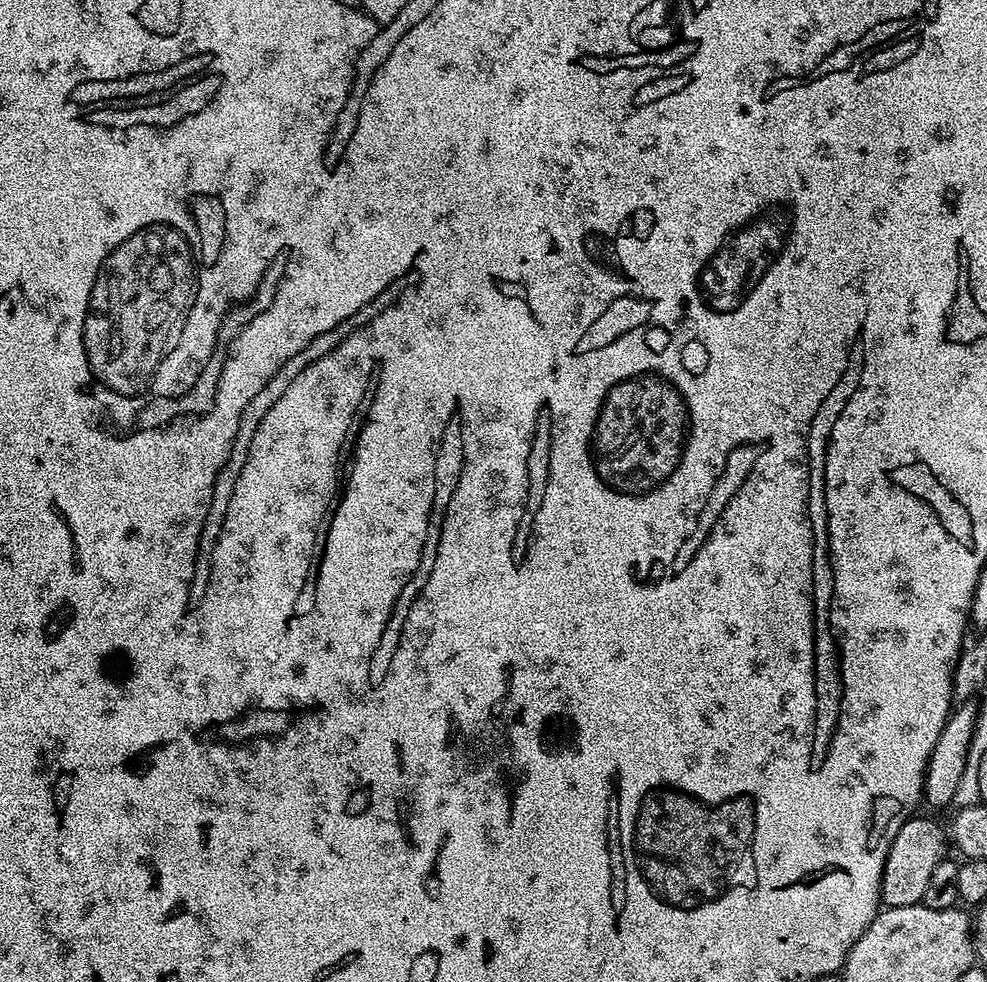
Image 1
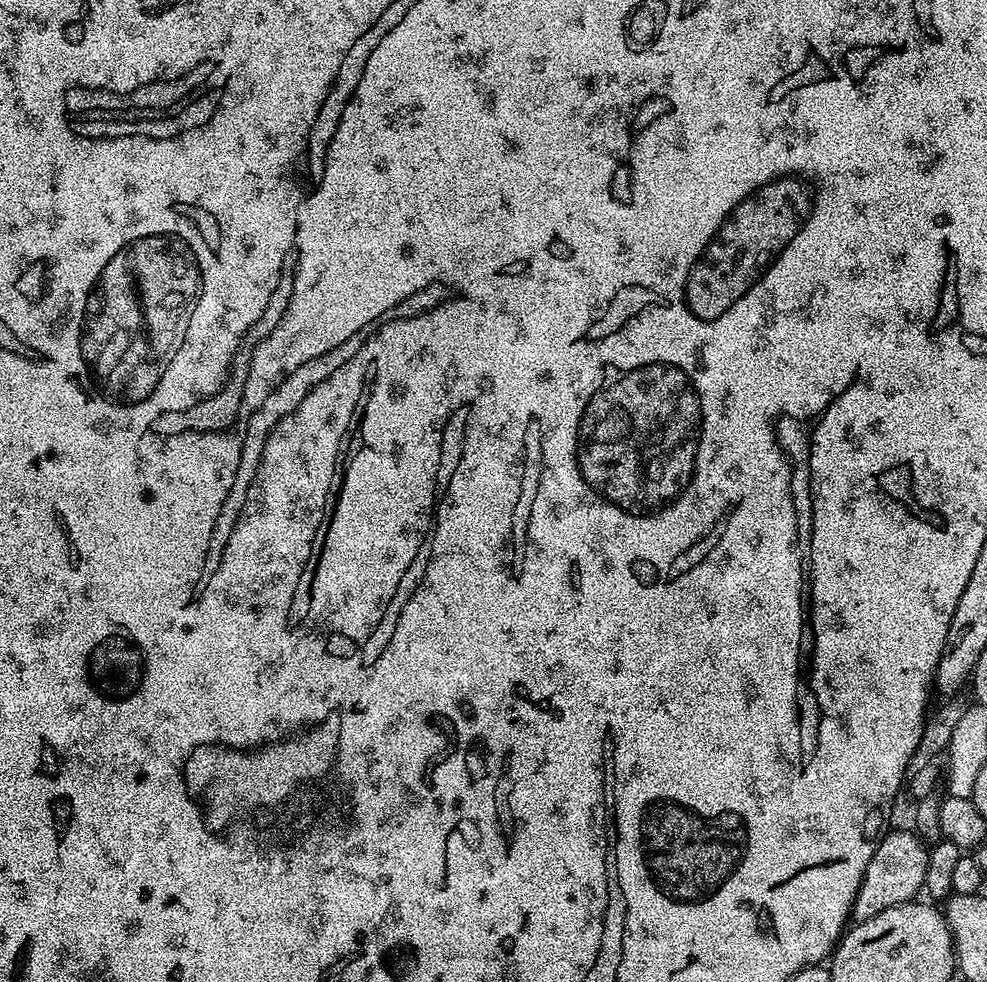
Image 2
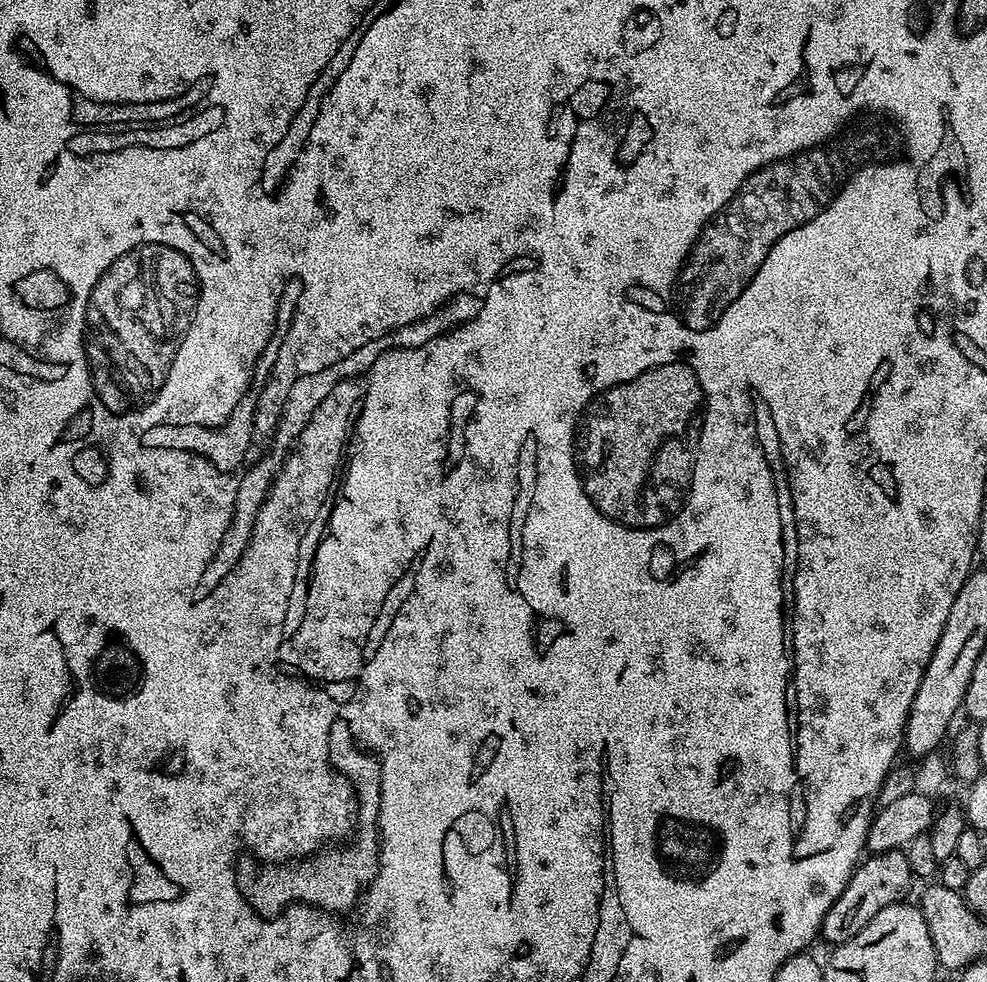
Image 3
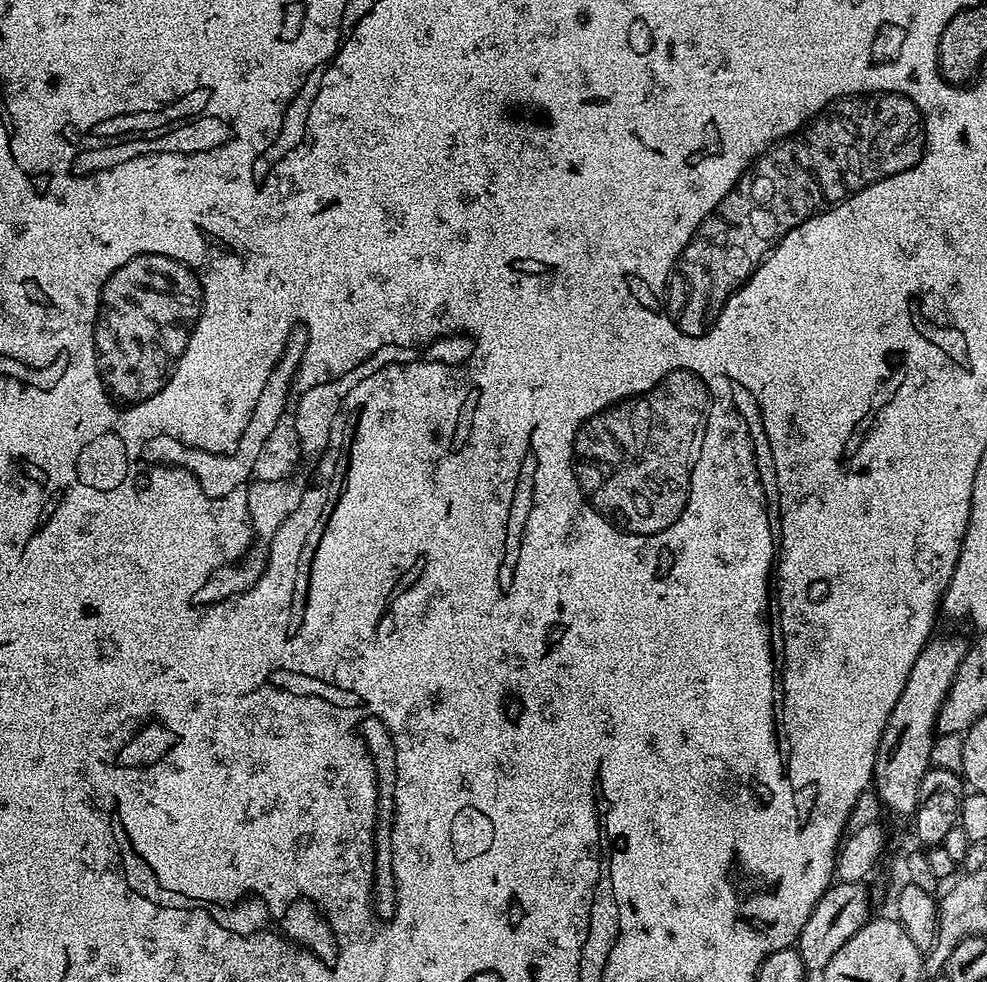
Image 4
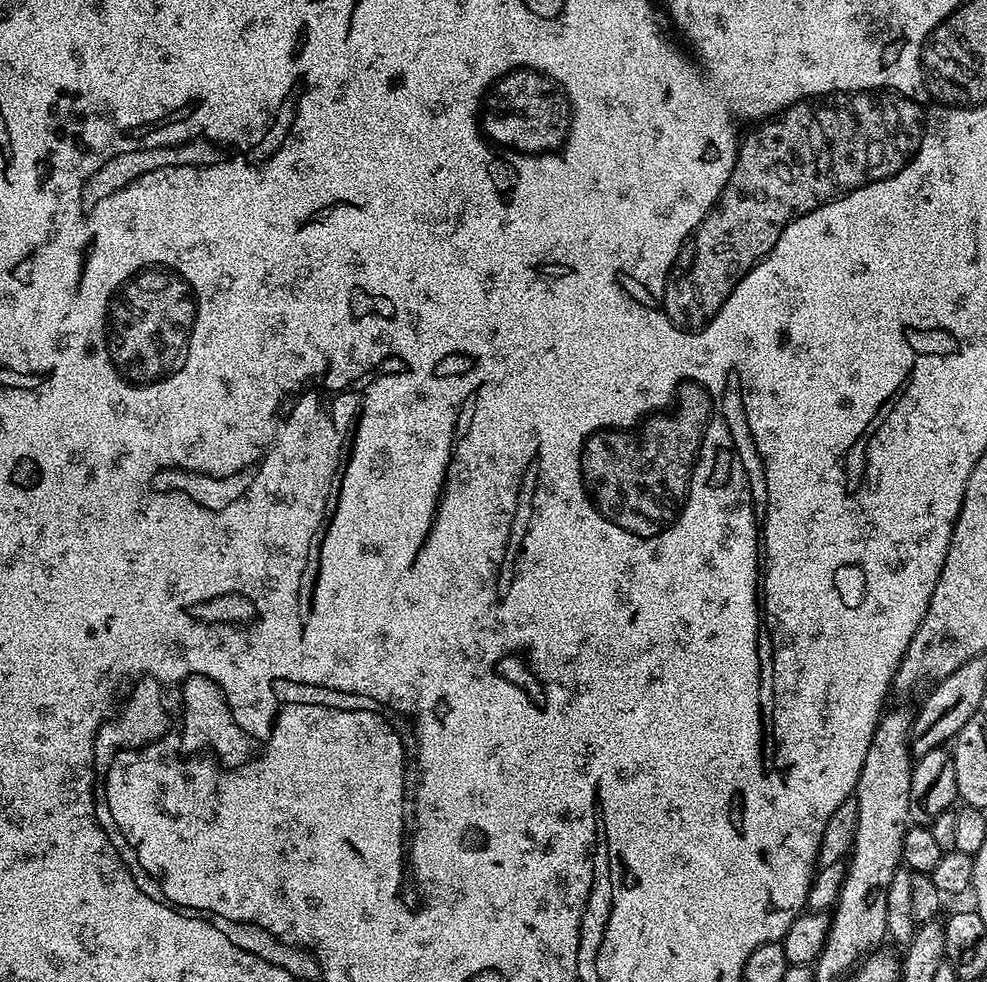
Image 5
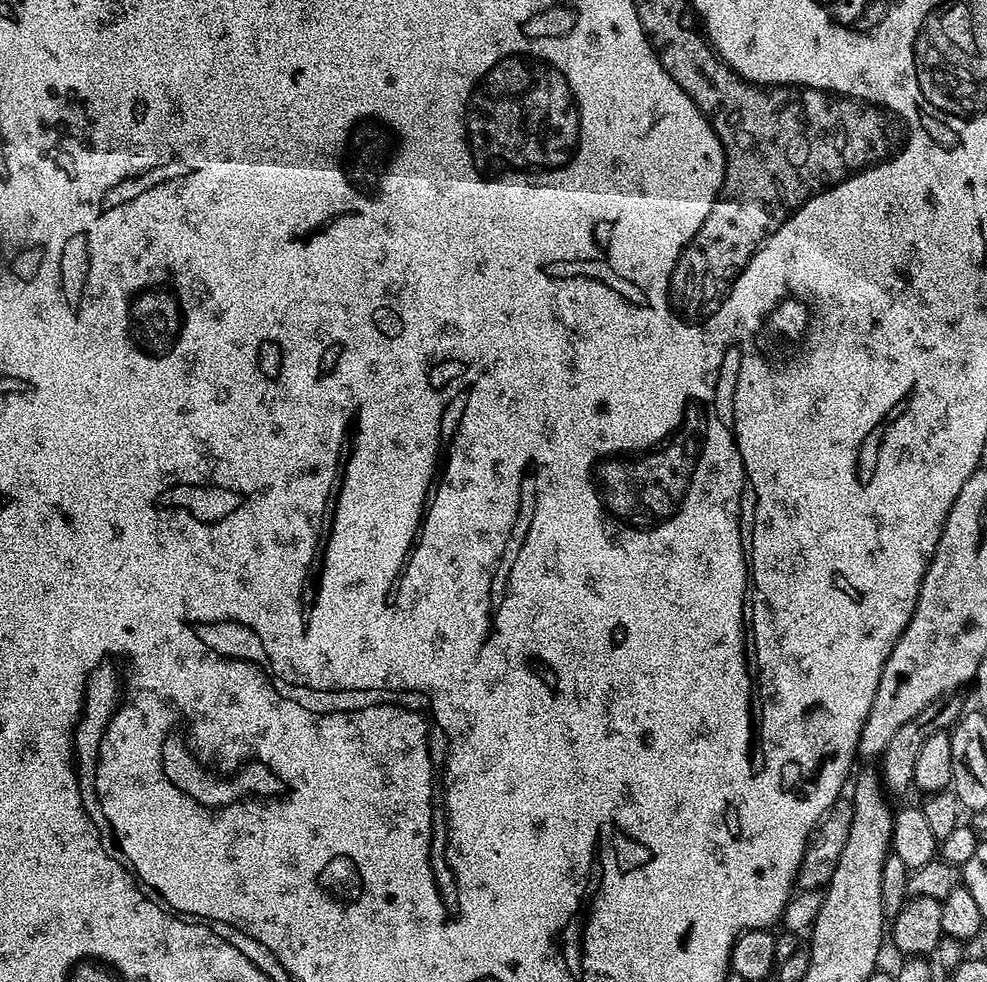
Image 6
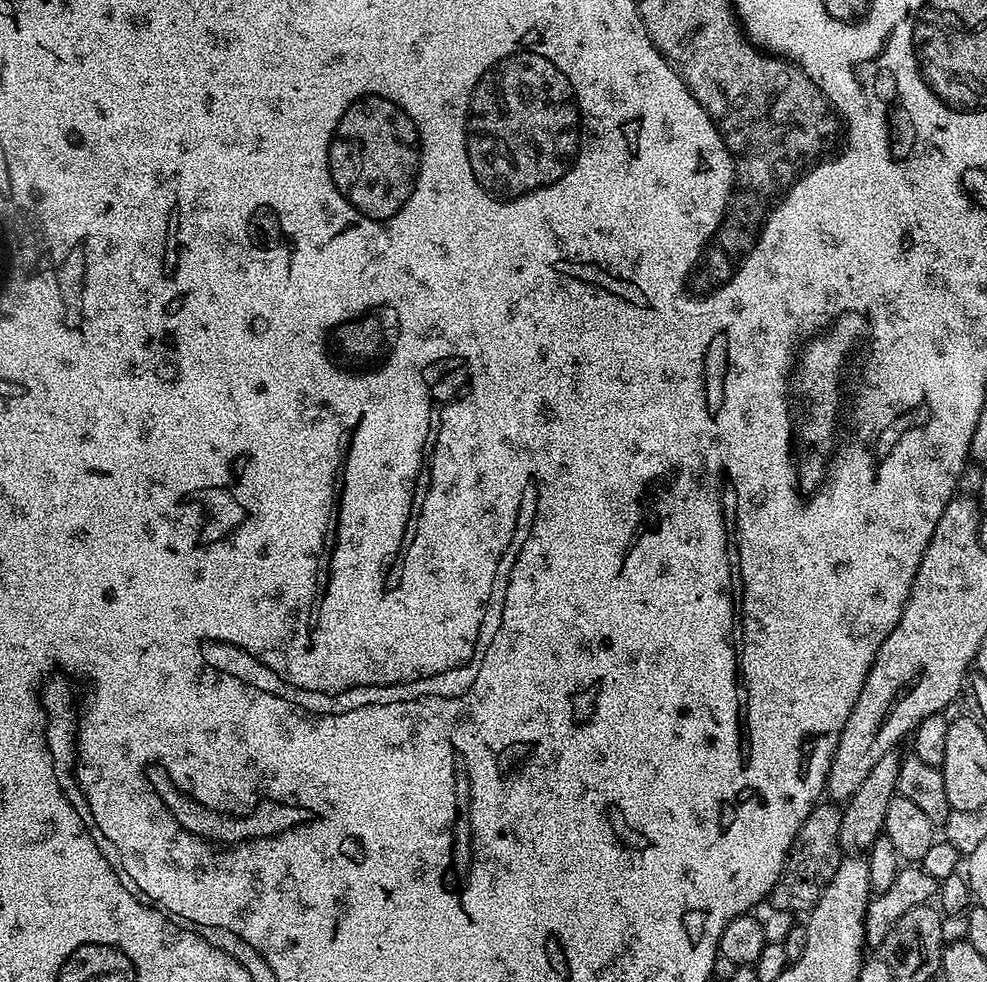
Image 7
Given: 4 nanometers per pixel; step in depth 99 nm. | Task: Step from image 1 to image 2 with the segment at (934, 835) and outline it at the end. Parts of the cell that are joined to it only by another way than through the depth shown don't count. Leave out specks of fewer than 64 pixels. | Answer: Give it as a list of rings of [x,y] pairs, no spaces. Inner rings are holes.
[[[911,829],[890,832],[885,833],[876,845],[870,865],[860,883],[859,892],[855,896],[852,916],[857,923],[864,922],[890,907],[911,902],[923,891],[929,845]]]

